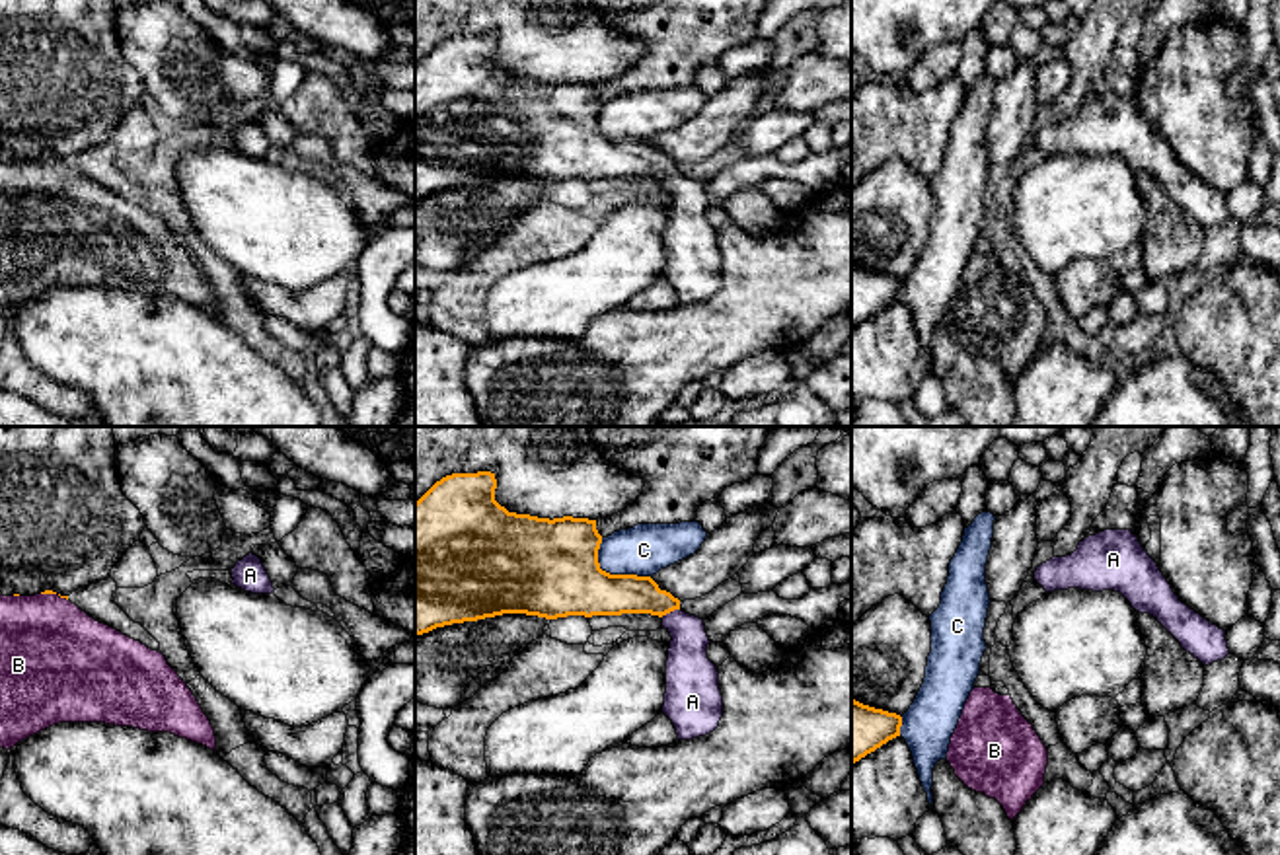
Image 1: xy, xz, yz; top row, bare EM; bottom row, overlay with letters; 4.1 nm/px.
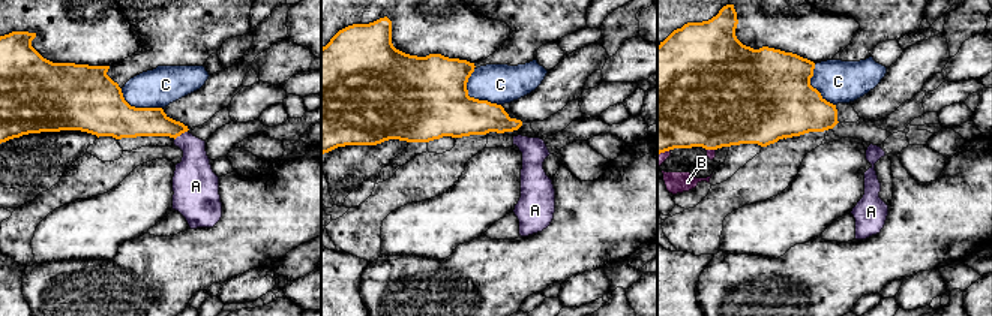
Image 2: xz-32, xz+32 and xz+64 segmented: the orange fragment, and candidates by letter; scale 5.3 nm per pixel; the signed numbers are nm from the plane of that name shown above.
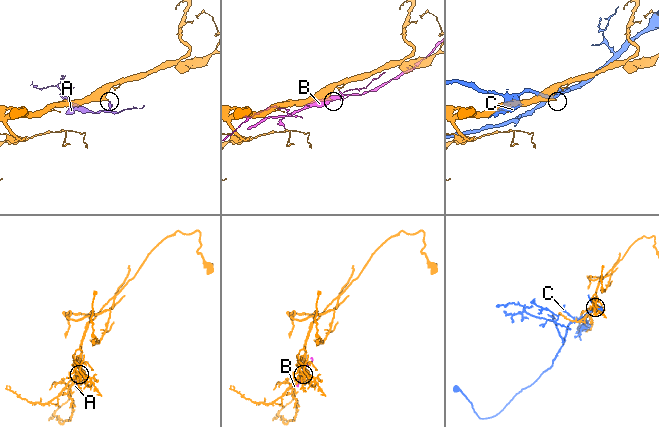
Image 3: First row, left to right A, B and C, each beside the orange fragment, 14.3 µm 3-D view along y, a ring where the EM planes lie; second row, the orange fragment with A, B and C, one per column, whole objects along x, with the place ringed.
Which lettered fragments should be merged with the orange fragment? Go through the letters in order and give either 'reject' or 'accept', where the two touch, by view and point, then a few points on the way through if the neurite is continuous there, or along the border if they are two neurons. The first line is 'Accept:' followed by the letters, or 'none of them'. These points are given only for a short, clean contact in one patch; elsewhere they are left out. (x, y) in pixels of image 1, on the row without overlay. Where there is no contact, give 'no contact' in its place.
Accept: A
A: accept | xz (669, 176) | across xz (612, 158), (641, 158), (669, 176), (688, 197), (688, 232)
B: reject | xy (55, 156)
C: reject | xz (608, 137)

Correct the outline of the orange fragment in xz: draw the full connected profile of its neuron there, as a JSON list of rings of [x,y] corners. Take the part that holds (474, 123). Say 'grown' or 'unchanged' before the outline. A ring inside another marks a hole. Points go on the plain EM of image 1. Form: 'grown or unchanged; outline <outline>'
grown; outline [[[491,35],[452,37],[436,45],[415,66],[415,201],[436,191],[503,177],[526,177],[546,183],[621,177],[659,179],[662,191],[672,201],[662,277],[672,284],[678,304],[692,304],[713,296],[723,280],[723,259],[717,230],[707,222],[707,208],[711,204],[703,183],[682,175],[680,164],[660,154],[651,140],[610,138],[602,134],[598,127],[602,99],[596,93],[596,84],[573,80],[549,84],[508,76],[495,64],[495,53],[497,43]]]

